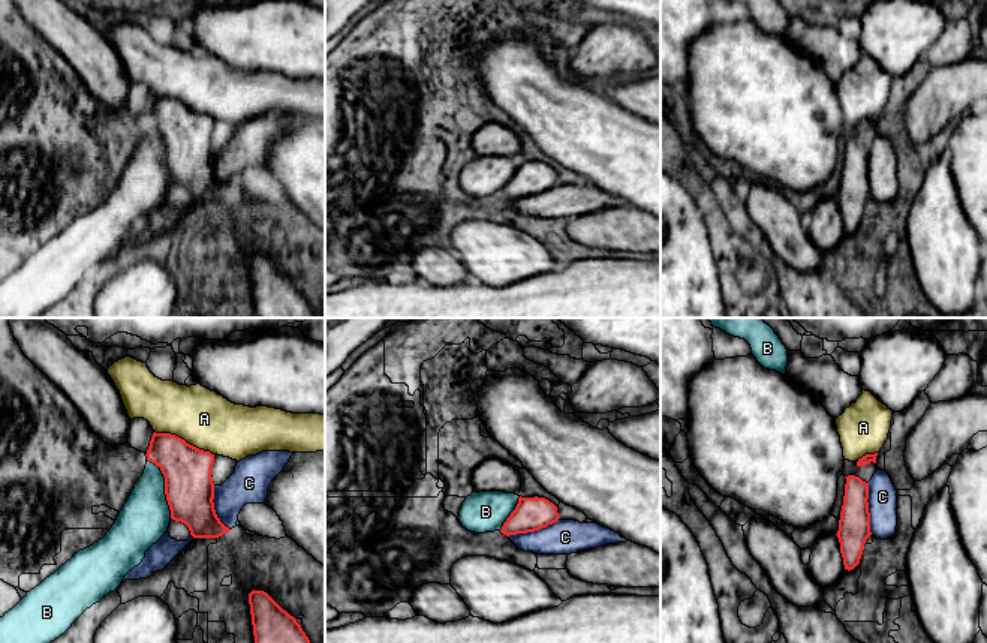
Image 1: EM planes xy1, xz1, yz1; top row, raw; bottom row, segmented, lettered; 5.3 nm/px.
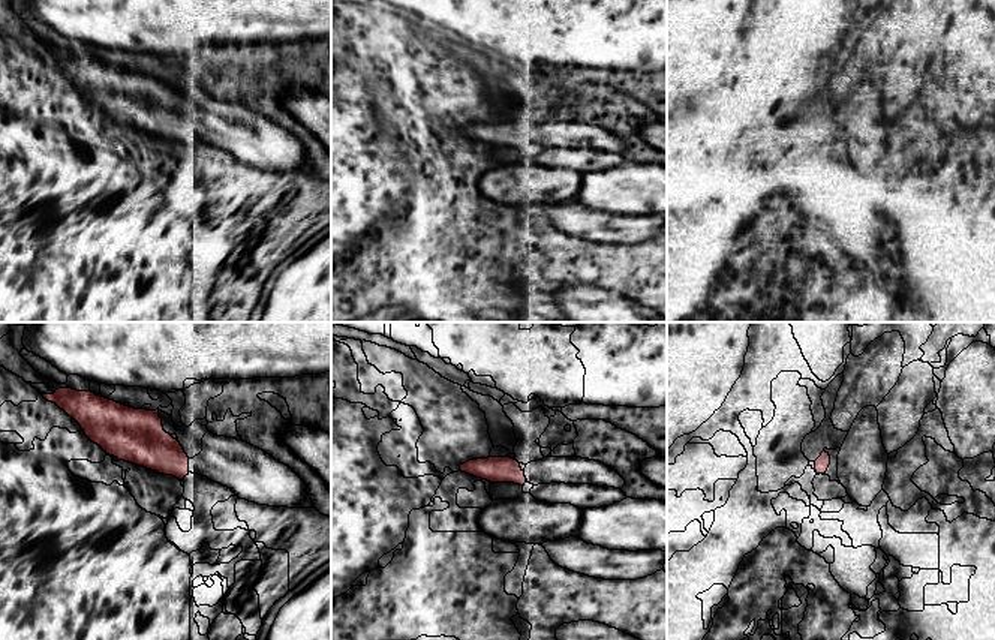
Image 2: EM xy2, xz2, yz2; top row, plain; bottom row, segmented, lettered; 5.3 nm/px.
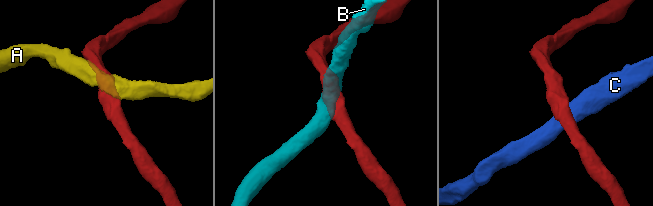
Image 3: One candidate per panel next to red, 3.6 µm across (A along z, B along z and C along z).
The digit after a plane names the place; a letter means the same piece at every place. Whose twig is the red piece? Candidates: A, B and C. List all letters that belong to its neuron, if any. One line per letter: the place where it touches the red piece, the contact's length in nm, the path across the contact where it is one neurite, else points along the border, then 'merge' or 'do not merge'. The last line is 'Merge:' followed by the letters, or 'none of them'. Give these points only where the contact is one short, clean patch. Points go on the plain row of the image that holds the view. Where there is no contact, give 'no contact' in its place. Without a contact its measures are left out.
A: meets red in xy1 at (183, 104); contact 360 nm long; do not merge
B: meets red in xy1 at (165, 152); contact 340 nm long; border along xy1 (147, 123), (159, 132), (164, 141), (164, 158), (171, 182); do not merge
C: meets red in yz1 at (867, 173); contact 280 nm long; border along yz1 (867, 147), (869, 195), (872, 198); do not merge
Merge: none of them

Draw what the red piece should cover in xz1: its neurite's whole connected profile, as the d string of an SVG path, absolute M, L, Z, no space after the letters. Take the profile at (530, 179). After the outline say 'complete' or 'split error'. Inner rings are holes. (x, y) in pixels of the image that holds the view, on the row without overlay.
M518 162L518 168L503 187L506 201L535 196L559 184L557 171L545 162Z | complete

